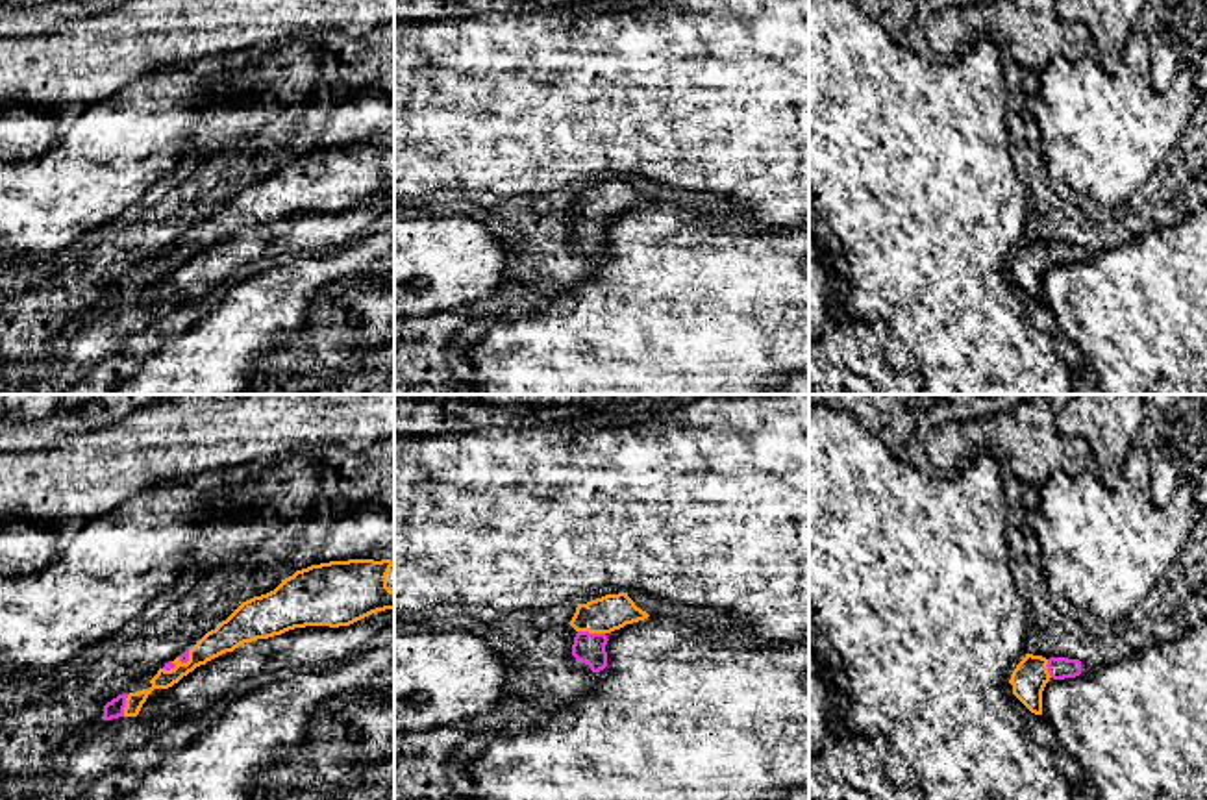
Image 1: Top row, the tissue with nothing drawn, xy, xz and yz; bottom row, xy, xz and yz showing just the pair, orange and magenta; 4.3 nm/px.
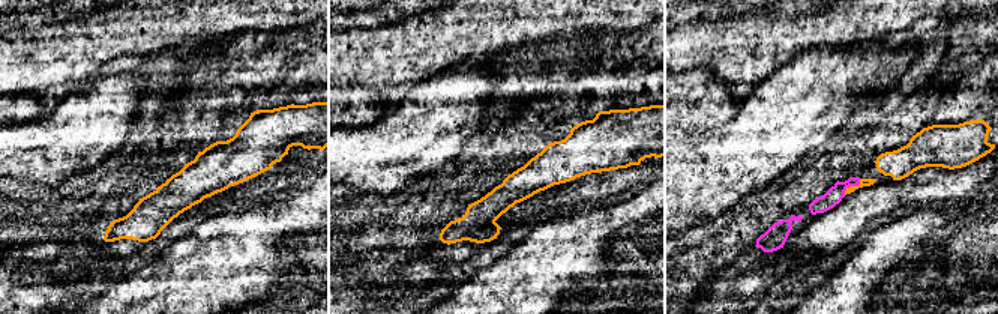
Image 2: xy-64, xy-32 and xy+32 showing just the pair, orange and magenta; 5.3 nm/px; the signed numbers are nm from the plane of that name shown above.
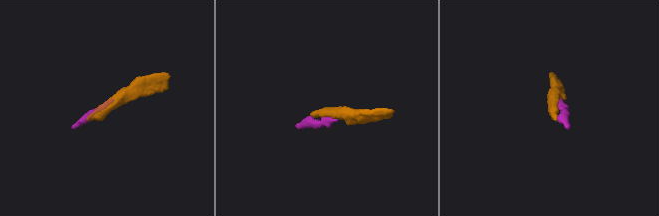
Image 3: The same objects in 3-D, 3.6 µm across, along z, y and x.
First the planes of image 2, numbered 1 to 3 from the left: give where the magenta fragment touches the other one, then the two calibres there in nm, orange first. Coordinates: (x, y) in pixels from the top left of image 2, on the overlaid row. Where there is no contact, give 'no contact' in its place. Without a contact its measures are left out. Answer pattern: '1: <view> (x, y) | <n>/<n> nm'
1: no contact
2: no contact
3: xy+32 (853, 187) | 50/90 nm

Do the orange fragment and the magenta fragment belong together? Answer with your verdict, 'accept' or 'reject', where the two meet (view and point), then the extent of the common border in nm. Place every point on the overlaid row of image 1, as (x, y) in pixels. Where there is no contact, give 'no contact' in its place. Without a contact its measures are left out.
accept; contact xz (591, 632); length 120 nm

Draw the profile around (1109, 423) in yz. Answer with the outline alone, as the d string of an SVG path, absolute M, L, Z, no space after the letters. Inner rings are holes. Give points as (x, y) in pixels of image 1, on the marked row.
M1077 394L1055 413L1063 437L1083 437L1107 489L1116 489L1142 424L1140 394Z

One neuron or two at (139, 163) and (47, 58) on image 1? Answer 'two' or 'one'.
two

